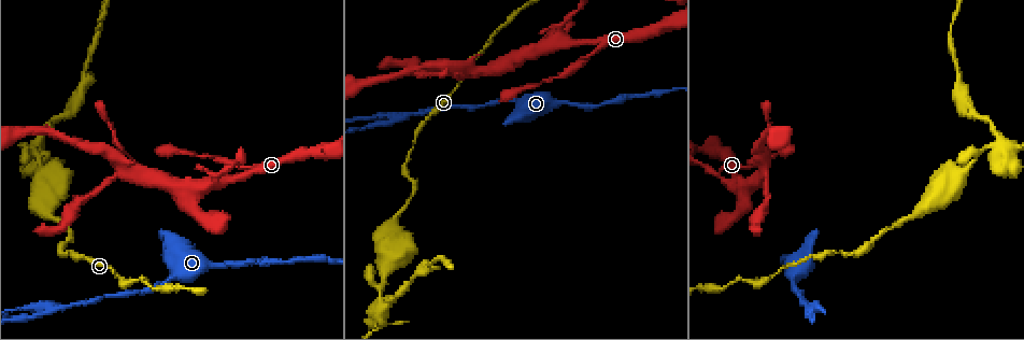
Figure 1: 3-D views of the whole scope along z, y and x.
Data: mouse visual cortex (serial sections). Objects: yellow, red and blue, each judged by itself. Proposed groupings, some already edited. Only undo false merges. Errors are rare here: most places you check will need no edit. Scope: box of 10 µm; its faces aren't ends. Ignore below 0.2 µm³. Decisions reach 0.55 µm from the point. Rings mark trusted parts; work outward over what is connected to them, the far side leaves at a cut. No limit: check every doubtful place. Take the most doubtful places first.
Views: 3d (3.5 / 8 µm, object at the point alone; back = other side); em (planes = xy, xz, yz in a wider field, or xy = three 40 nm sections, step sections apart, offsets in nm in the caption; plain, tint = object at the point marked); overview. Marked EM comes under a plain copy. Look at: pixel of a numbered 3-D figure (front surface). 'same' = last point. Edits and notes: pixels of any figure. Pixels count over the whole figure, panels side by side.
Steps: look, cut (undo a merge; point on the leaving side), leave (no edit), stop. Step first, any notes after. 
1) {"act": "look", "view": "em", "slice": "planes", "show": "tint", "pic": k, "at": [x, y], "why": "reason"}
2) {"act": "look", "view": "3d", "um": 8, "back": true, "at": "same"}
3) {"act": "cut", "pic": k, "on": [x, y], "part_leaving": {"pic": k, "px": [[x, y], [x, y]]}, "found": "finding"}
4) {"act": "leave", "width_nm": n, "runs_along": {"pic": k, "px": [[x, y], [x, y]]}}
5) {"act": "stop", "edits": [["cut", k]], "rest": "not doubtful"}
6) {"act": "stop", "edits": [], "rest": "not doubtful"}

{"act": "look", "view": "3d", "um": 3.5, "pic": 1, "at": [222, 183], "why": "thick turns thin"}

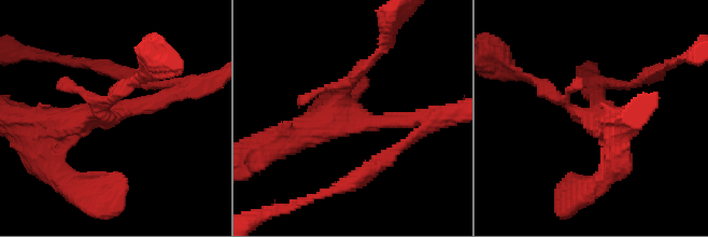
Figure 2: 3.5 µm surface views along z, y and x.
{"act": "look", "view": "em", "slice": "planes", "show": "tint", "pic": 2, "at": [111, 113]}

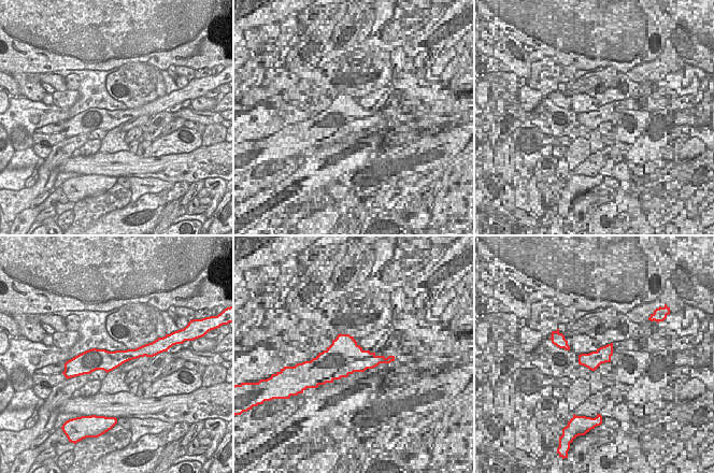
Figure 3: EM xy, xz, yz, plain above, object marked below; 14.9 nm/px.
{"act": "look", "view": "em", "slice": "xy", "step": 1, "show": "tint", "at": "same", "why": "another direction"}

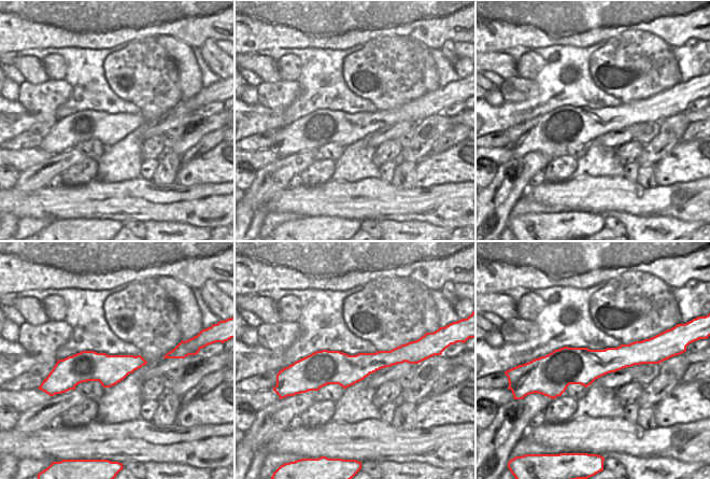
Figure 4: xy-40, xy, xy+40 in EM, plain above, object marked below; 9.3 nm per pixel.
{"act": "leave", "runs_along": {"pic": 2, "px": [[178, 93], [79, 122], [45, 122]]}, "found": "all the same cell"}

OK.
{"act": "look", "view": "3d", "um": 3.5, "pic": 1, "at": [998, 148], "why": "narrows sharply"}

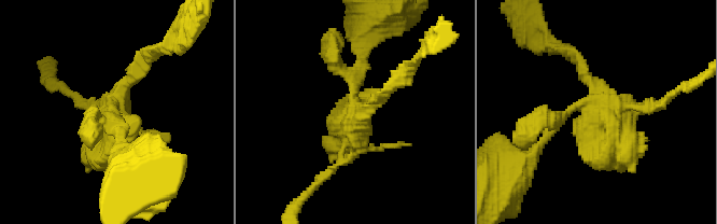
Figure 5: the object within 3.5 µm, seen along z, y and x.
{"act": "look", "view": "em", "slice": "xy", "step": 1, "show": "tint", "pic": 5, "at": [352, 105], "why": "shape alone is not enough"}

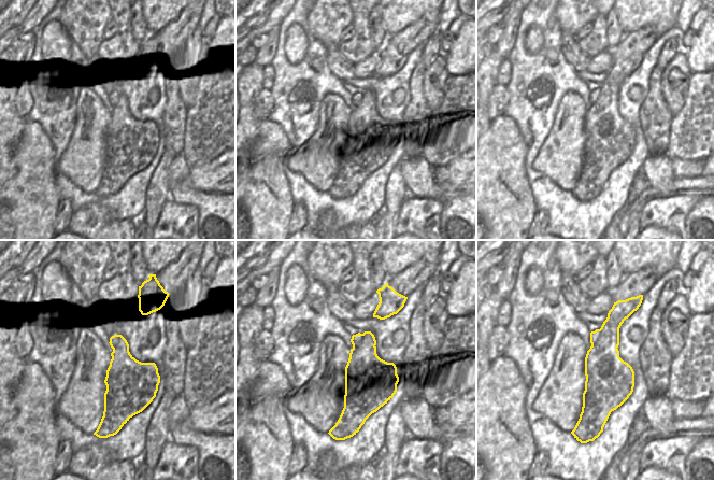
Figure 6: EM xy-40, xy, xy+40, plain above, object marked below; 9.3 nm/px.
{"act": "cut", "pic": 5, "on": [612, 146], "found": "two cells meet here"}

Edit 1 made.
{"act": "look", "view": "overview"}

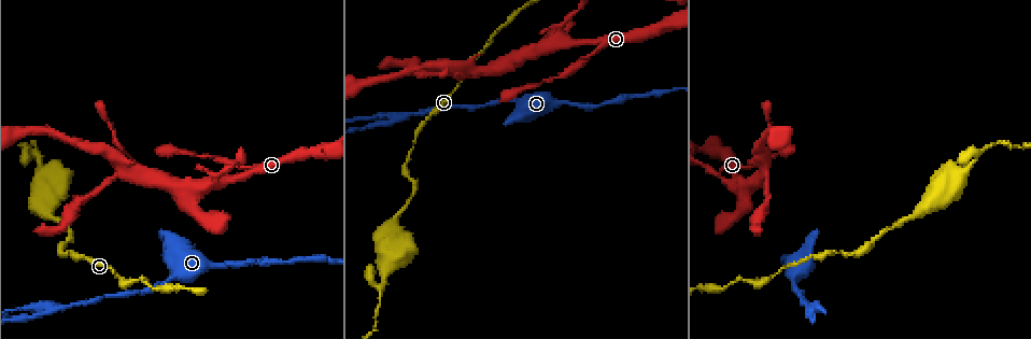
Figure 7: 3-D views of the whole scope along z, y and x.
{"act": "look", "view": "3d", "um": 8, "pic": 7, "at": [972, 159], "why": "narrows sharply"}

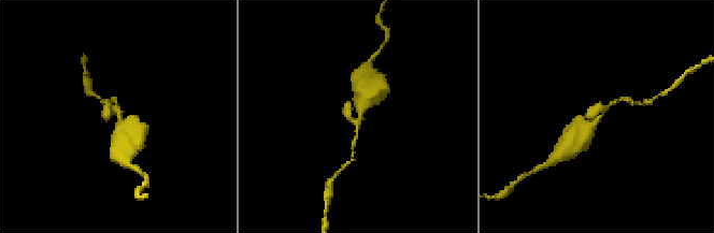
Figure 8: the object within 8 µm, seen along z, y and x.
{"act": "look", "view": "em", "slice": "xy", "step": 1, "show": "tint", "at": "same", "why": "need the tissue"}

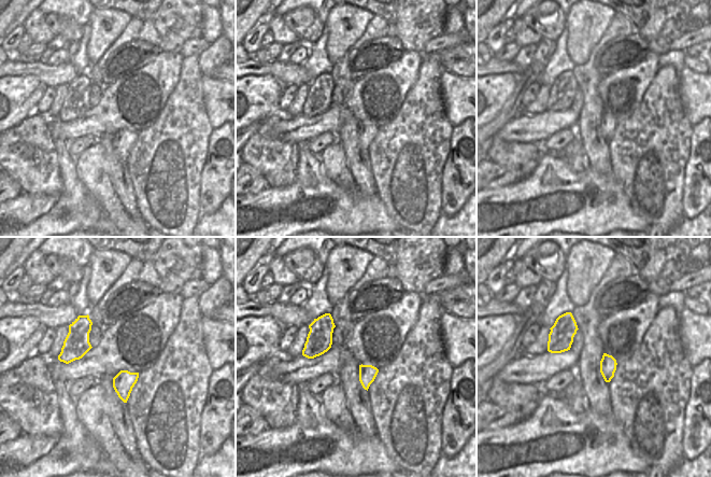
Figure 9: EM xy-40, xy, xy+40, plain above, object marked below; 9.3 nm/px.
{"act": "leave", "runs_along": {"pic": 8, "px": [[124, 136], [117, 108], [106, 113]]}, "found": "one cell here"}

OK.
{"act": "look", "view": "3d", "um": 3.5, "pic": 7, "at": [793, 281], "why": "calibre changes"}

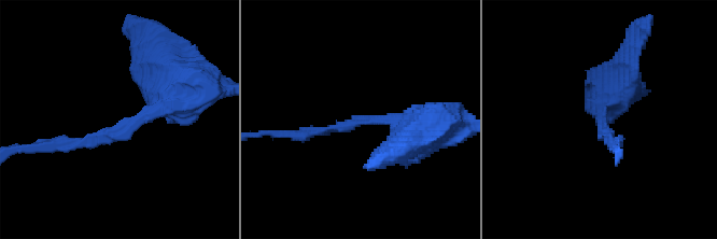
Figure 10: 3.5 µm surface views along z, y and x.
{"act": "look", "view": "em", "slice": "xy", "step": 2, "show": "tint", "pic": 10, "at": [374, 119]}

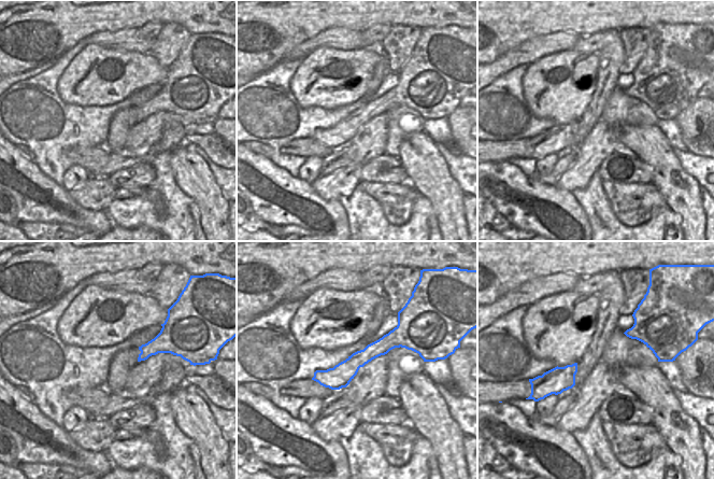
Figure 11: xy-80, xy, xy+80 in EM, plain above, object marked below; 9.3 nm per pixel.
{"act": "look", "view": "em", "slice": "xy", "step": 5, "show": "tint", "at": "same"}

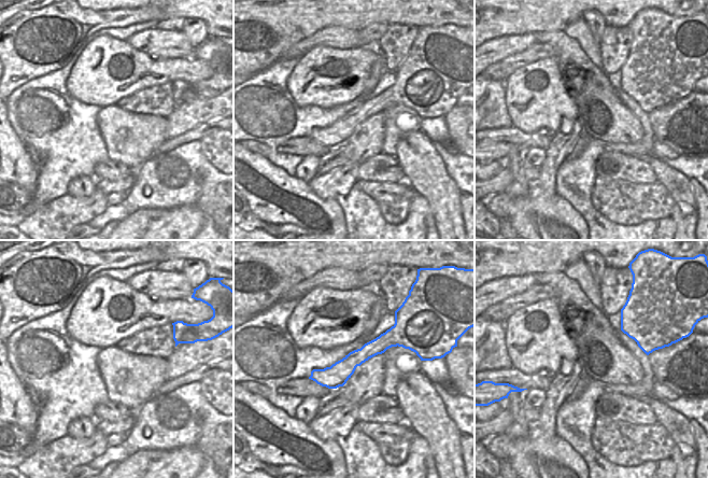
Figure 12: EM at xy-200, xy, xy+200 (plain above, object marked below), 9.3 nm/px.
{"act": "leave", "arm_widths_nm": [150, 500], "found": "one cell here"}

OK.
{"act": "look", "view": "3d", "um": 3.5, "back": true, "pic": 7, "at": [395, 117], "why": "three-way junction"}

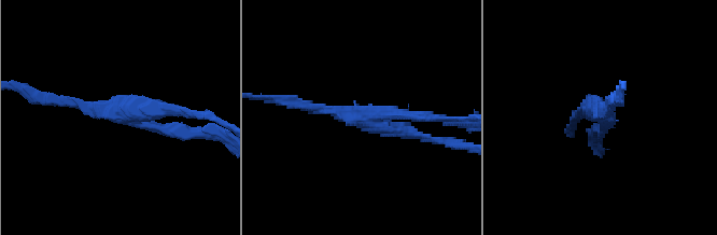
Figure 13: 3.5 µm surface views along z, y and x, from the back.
{"act": "look", "view": "em", "slice": "xy", "step": 3, "show": "tint", "pic": 13, "at": [119, 115], "arms": 3, "arm_widths_nm": [150, 150, 200]}

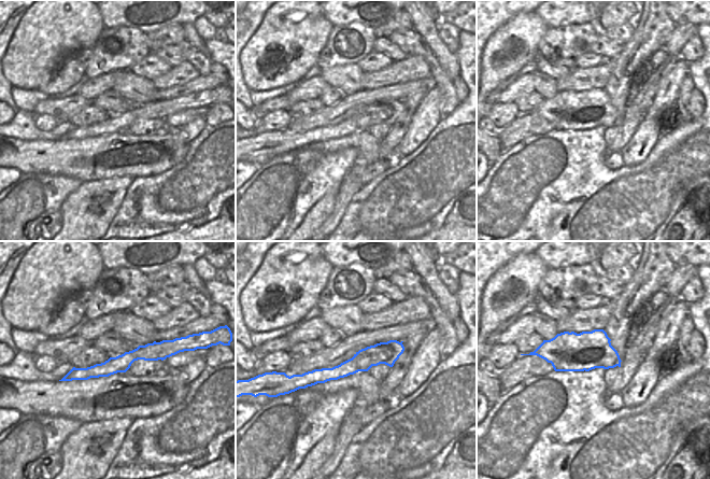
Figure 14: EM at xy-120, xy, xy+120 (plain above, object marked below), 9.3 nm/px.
{"act": "cut", "pic": 13, "on": [174, 108], "border": {"pic": 14, "px": [[609, 340], [605, 353], [584, 369]]}, "found": "a second cell is stuck on"}

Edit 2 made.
{"act": "stop", "edits": [["cut", 5], ["cut", 13]], "rest": "not doubtful"}

